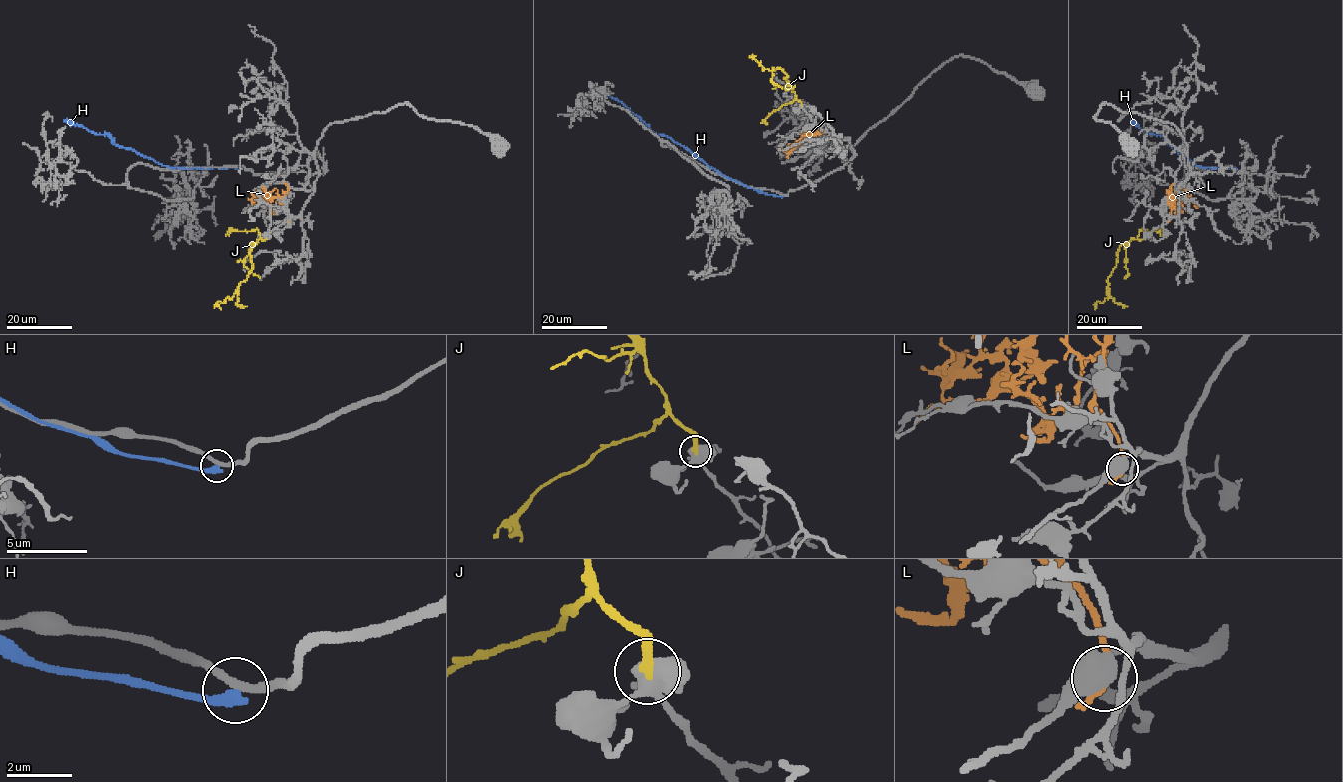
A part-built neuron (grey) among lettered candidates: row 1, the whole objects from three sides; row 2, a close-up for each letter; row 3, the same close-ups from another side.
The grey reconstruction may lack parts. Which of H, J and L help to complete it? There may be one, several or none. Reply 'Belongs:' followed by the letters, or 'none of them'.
Belongs: J

